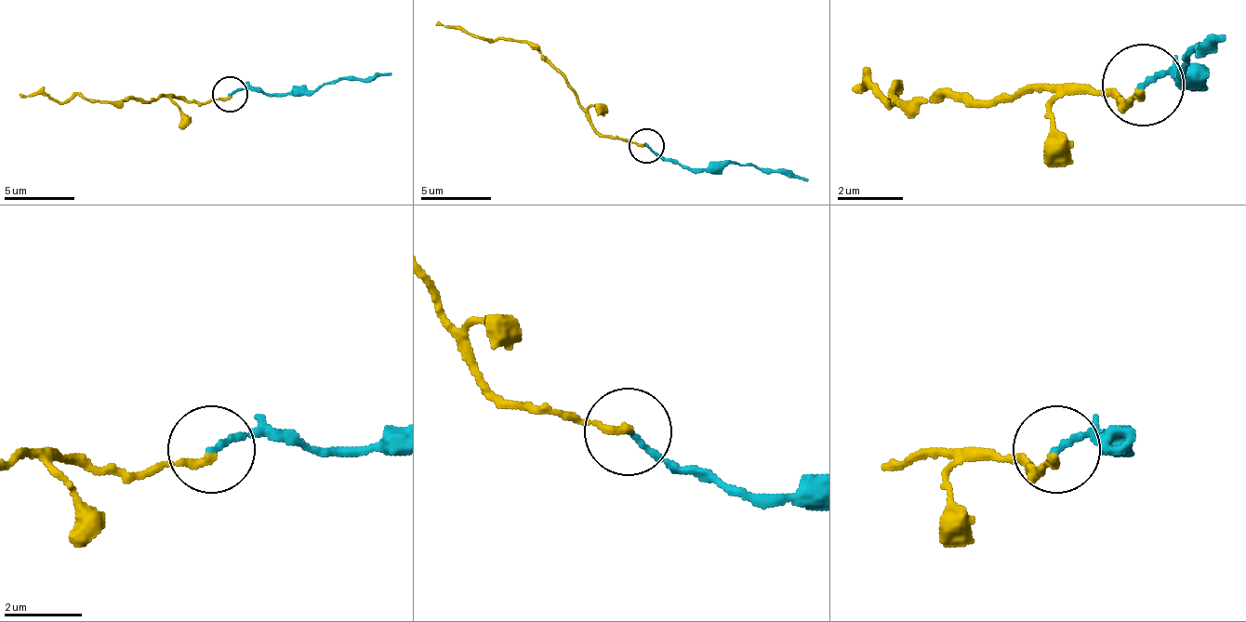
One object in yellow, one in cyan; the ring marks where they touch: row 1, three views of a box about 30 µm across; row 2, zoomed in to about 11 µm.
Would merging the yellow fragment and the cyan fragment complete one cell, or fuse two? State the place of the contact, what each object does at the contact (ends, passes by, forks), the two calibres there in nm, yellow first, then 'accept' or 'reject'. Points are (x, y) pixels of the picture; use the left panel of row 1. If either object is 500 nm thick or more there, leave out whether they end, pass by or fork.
at (230, 94); yellow ends there; cyan ends there; 200 nm thick on the yellow side, 150 nm on the other; accept

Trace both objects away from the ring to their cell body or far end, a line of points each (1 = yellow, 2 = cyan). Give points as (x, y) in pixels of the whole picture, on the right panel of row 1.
1: (1140, 86), (1124, 103), (1010, 95), (903, 103), (895, 86), (887, 103), (870, 86), (862, 86)
2: (1140, 86), (1165, 71), (1198, 86), (1181, 78), (1198, 46), (1222, 37)

